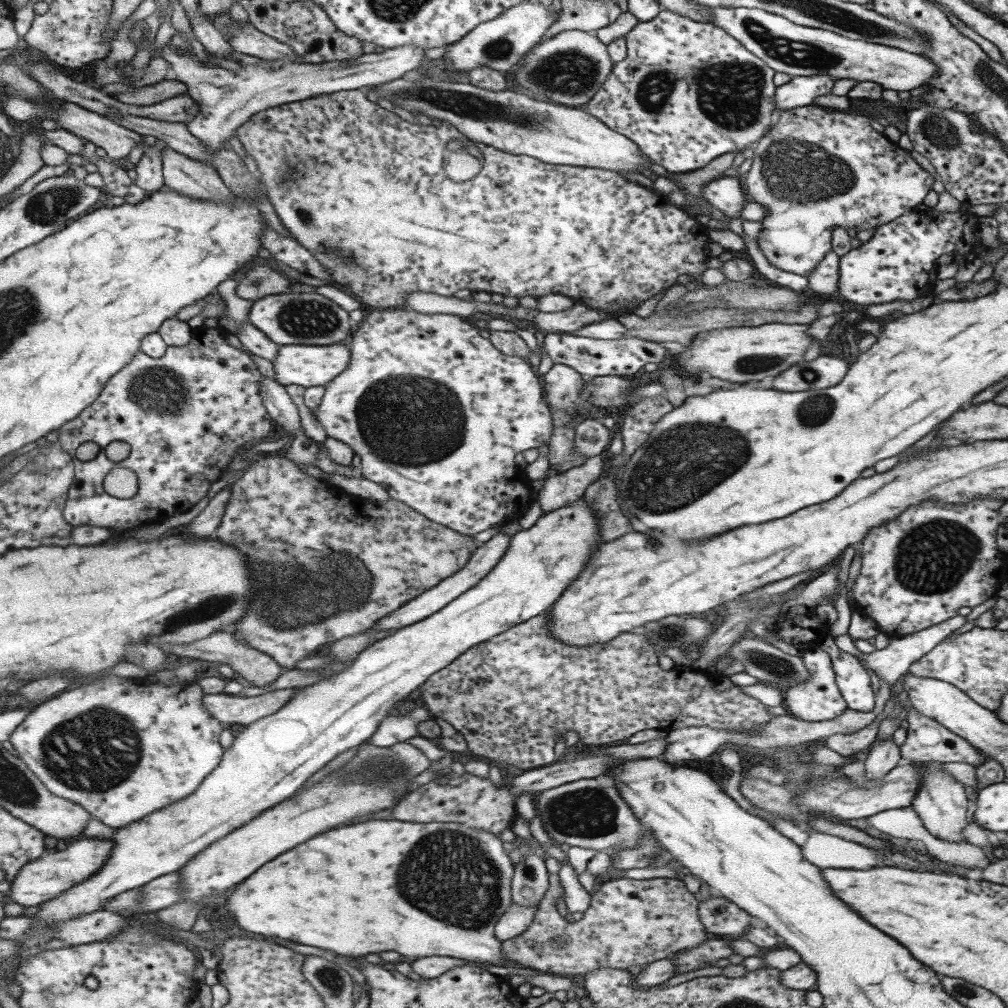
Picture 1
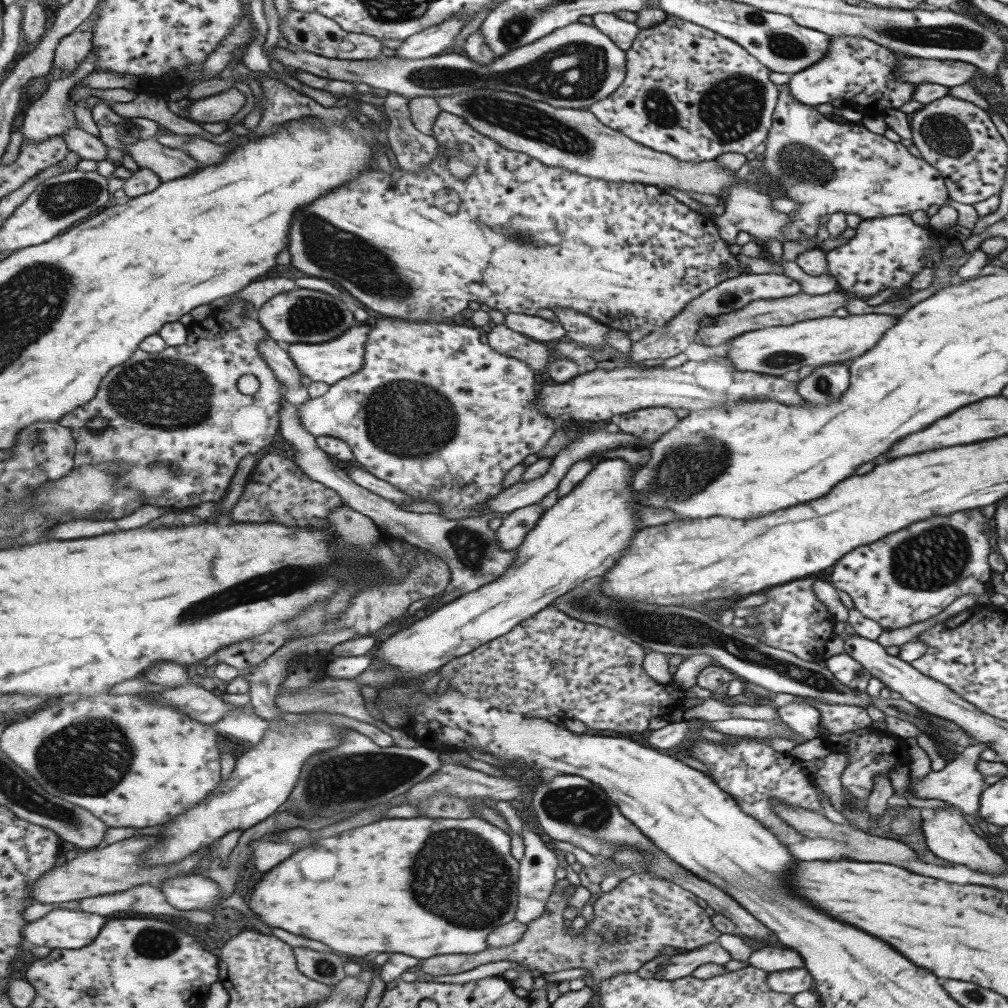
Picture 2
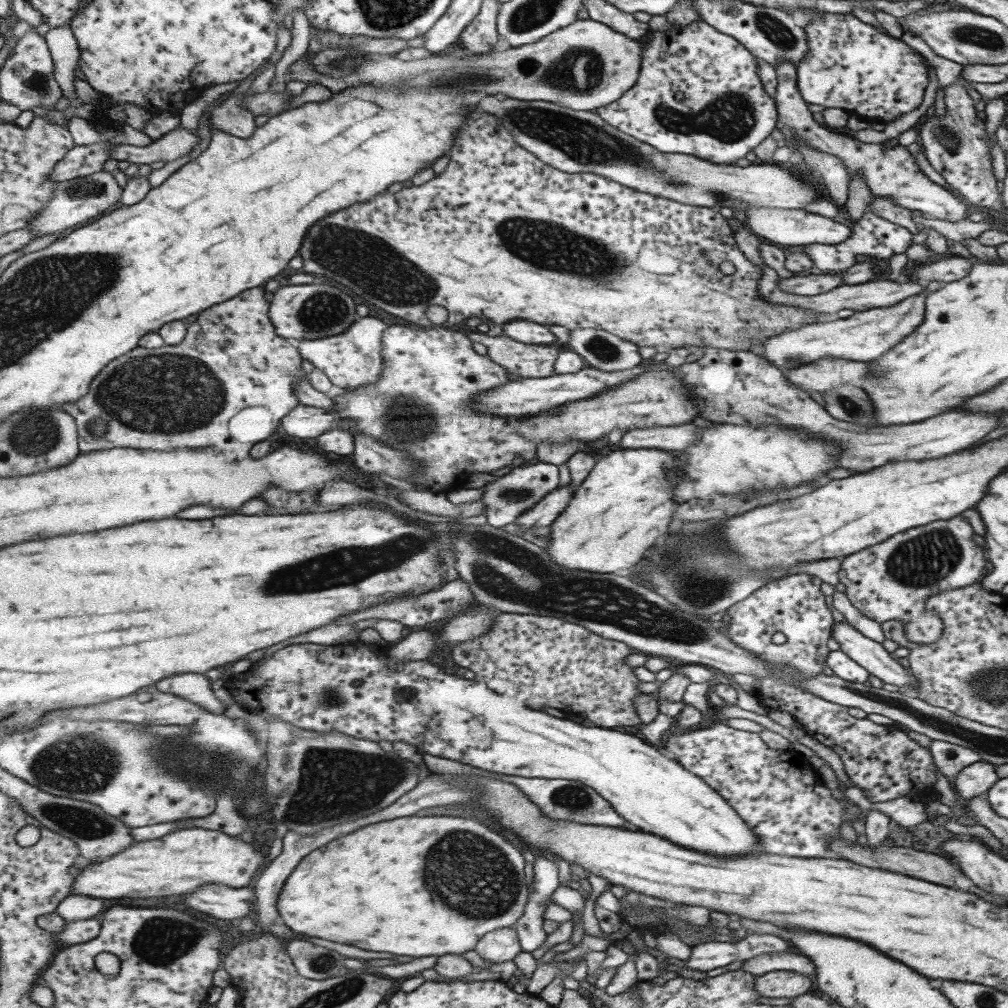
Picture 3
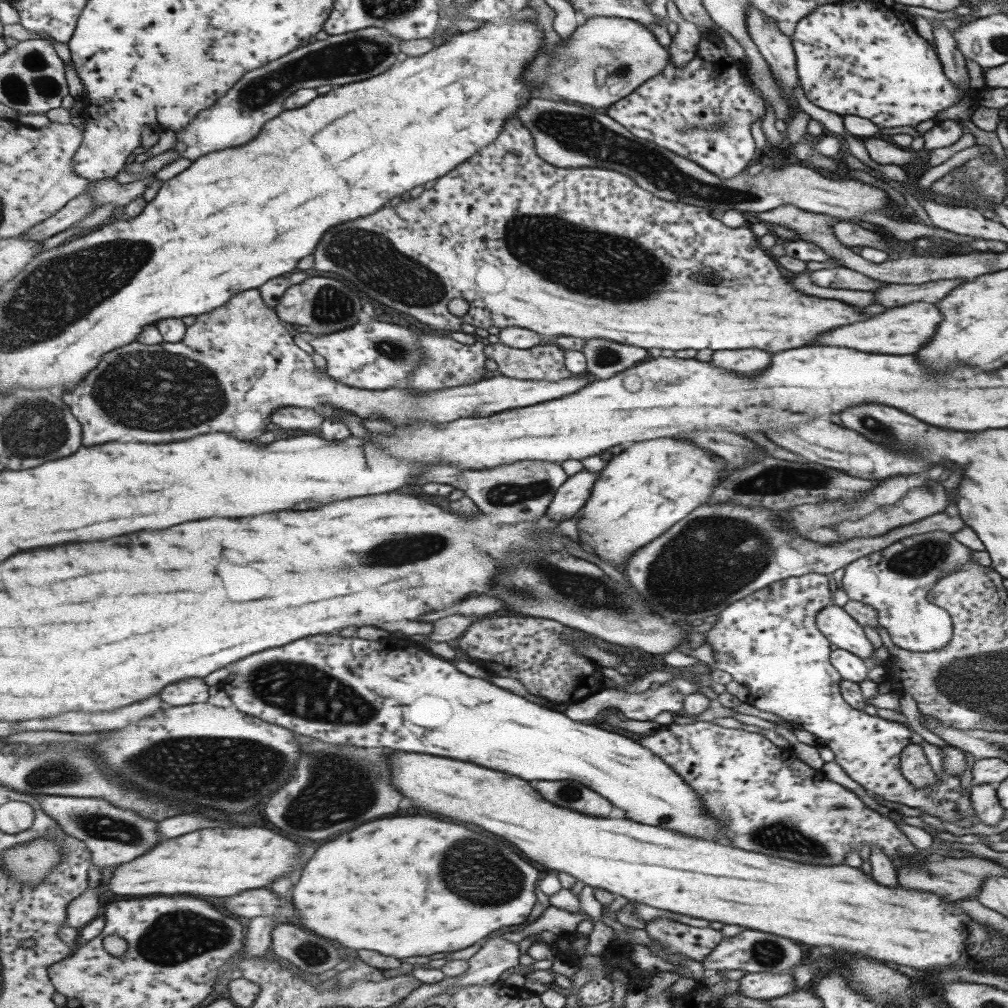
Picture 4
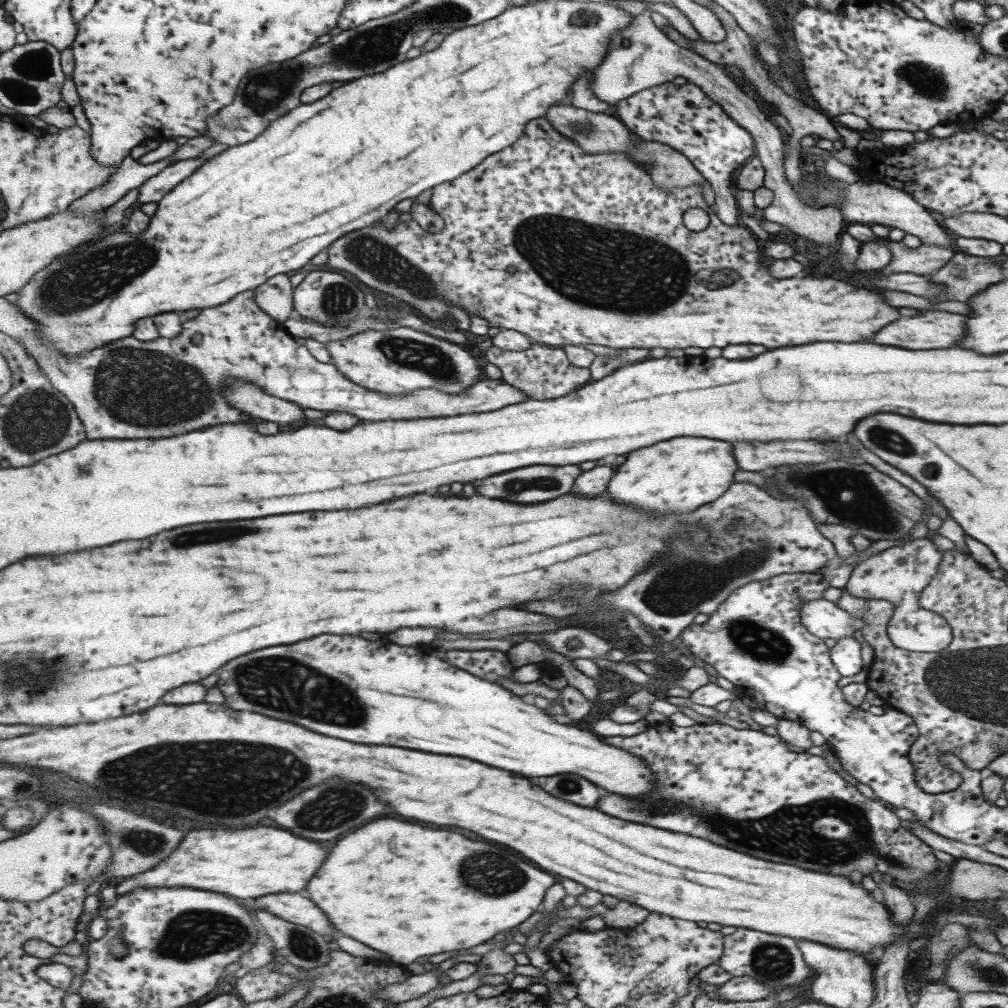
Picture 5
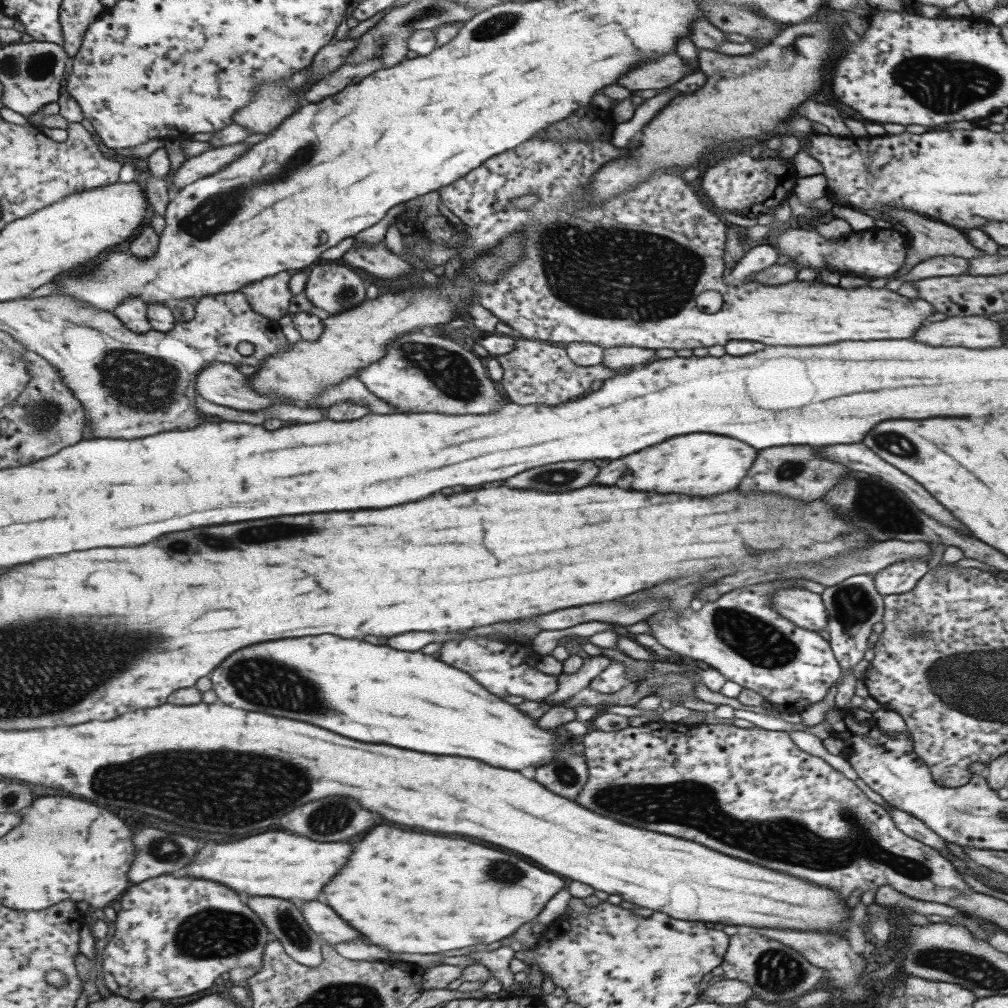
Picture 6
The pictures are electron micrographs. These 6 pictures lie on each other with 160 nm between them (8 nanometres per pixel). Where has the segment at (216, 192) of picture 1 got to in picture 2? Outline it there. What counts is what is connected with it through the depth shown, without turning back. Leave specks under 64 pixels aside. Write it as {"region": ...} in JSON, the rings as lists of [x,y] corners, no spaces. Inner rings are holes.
{"region":[[[154,138],[124,146],[123,152],[129,154],[139,167],[153,170],[163,183],[191,176],[204,167],[183,148],[167,148]]]}

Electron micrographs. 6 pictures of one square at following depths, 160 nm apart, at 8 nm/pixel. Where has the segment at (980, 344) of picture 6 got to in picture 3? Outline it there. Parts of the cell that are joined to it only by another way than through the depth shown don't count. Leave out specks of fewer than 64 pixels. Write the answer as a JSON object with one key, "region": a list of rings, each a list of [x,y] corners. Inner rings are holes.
{"region":[[[932,280],[924,284],[924,291],[918,295],[905,297],[901,302],[893,306],[870,308],[855,313],[845,320],[821,320],[821,324],[801,326],[799,330],[791,330],[785,334],[779,334],[775,338],[769,338],[763,342],[765,360],[773,362],[777,368],[795,368],[803,362],[819,360],[821,356],[831,358],[845,358],[845,360],[859,360],[867,362],[873,360],[887,350],[891,350],[899,340],[909,336],[917,326],[923,322],[925,297],[943,286],[943,282]]]}

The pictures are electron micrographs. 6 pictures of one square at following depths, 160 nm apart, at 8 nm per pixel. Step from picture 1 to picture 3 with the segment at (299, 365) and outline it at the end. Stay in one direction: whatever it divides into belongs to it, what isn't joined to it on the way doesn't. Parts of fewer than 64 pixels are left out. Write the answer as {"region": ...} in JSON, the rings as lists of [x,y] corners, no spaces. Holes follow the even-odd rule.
{"region":[[[361,317],[347,332],[327,338],[303,339],[298,349],[304,359],[329,375],[337,389],[360,388],[360,386],[372,385],[379,381],[384,373],[384,332],[389,327],[379,318]]]}

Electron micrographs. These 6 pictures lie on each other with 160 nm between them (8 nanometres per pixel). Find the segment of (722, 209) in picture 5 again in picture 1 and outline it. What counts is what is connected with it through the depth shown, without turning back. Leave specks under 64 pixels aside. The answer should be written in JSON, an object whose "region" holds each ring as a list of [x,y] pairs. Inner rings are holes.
{"region":[[[661,9],[651,20],[638,22],[623,37],[626,57],[613,63],[601,88],[581,108],[633,142],[659,169],[688,173],[721,154],[753,147],[769,130],[776,89],[772,83],[774,70],[721,28]]]}

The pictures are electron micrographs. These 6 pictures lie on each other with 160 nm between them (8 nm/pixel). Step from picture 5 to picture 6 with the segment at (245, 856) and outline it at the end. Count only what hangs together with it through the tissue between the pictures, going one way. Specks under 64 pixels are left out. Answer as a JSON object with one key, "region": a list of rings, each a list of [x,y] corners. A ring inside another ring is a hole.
{"region":[[[265,832],[241,842],[207,842],[197,854],[195,864],[185,868],[185,874],[207,880],[211,878],[251,896],[319,900],[325,886],[349,862],[353,850],[355,848],[349,842],[315,842],[287,832]]]}

